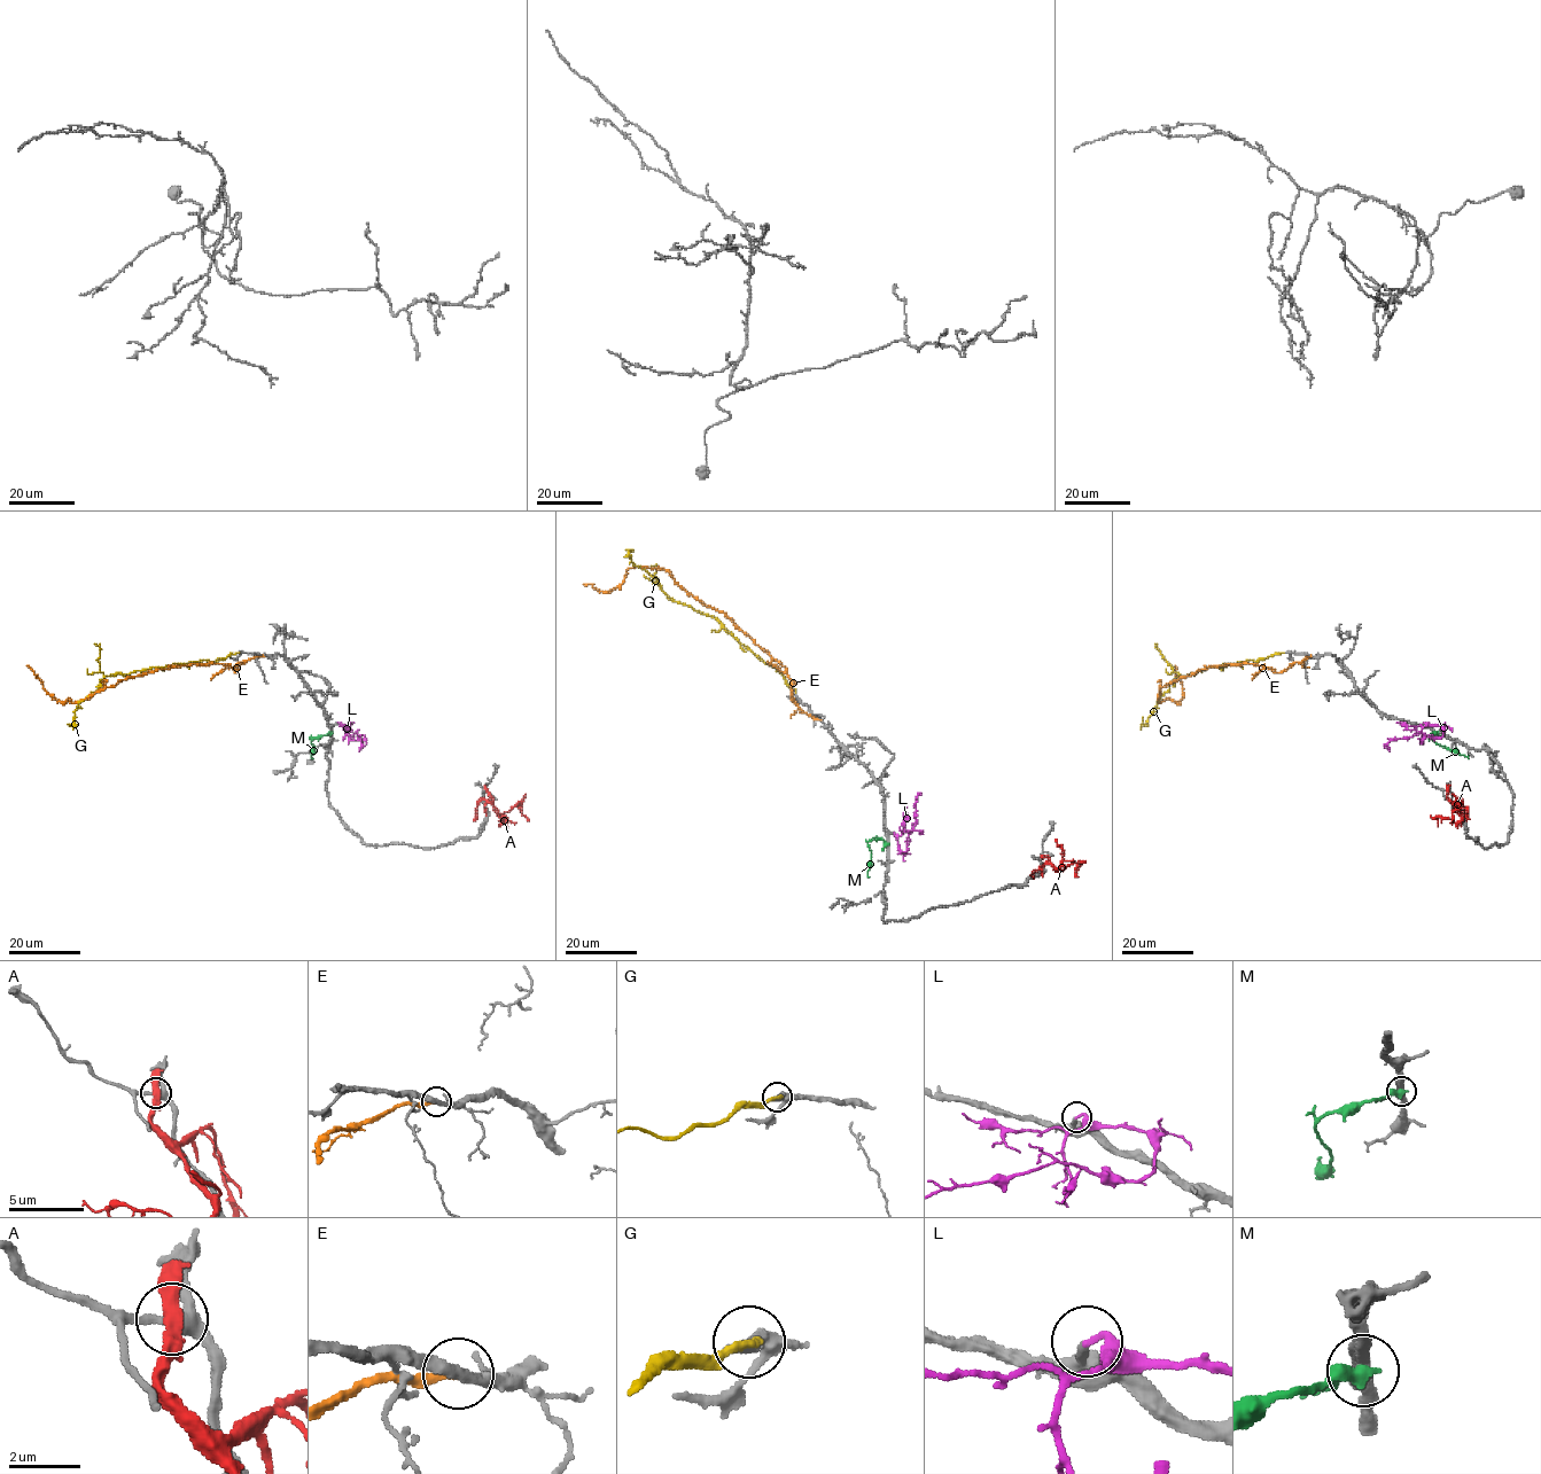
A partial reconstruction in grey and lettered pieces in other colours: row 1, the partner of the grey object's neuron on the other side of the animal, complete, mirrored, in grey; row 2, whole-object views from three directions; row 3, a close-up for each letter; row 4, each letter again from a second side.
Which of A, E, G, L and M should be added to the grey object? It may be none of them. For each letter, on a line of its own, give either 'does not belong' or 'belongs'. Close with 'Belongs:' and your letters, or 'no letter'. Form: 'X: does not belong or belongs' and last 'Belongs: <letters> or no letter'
A: does not belong
E: does not belong
G: does not belong
L: belongs
M: does not belong
Belongs: L

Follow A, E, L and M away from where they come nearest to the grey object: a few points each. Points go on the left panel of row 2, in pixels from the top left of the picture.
A: (485, 789), (493, 809), (500, 813), (520, 802), (520, 810), (528, 820)
E: (263, 656), (239, 662), (234, 672), (230, 665), (208, 663), (160, 668), (71, 702), (52, 696), (26, 664)
L: (337, 723), (350, 736), (359, 735), (358, 750)
M: (331, 733), (311, 741), (312, 758)

